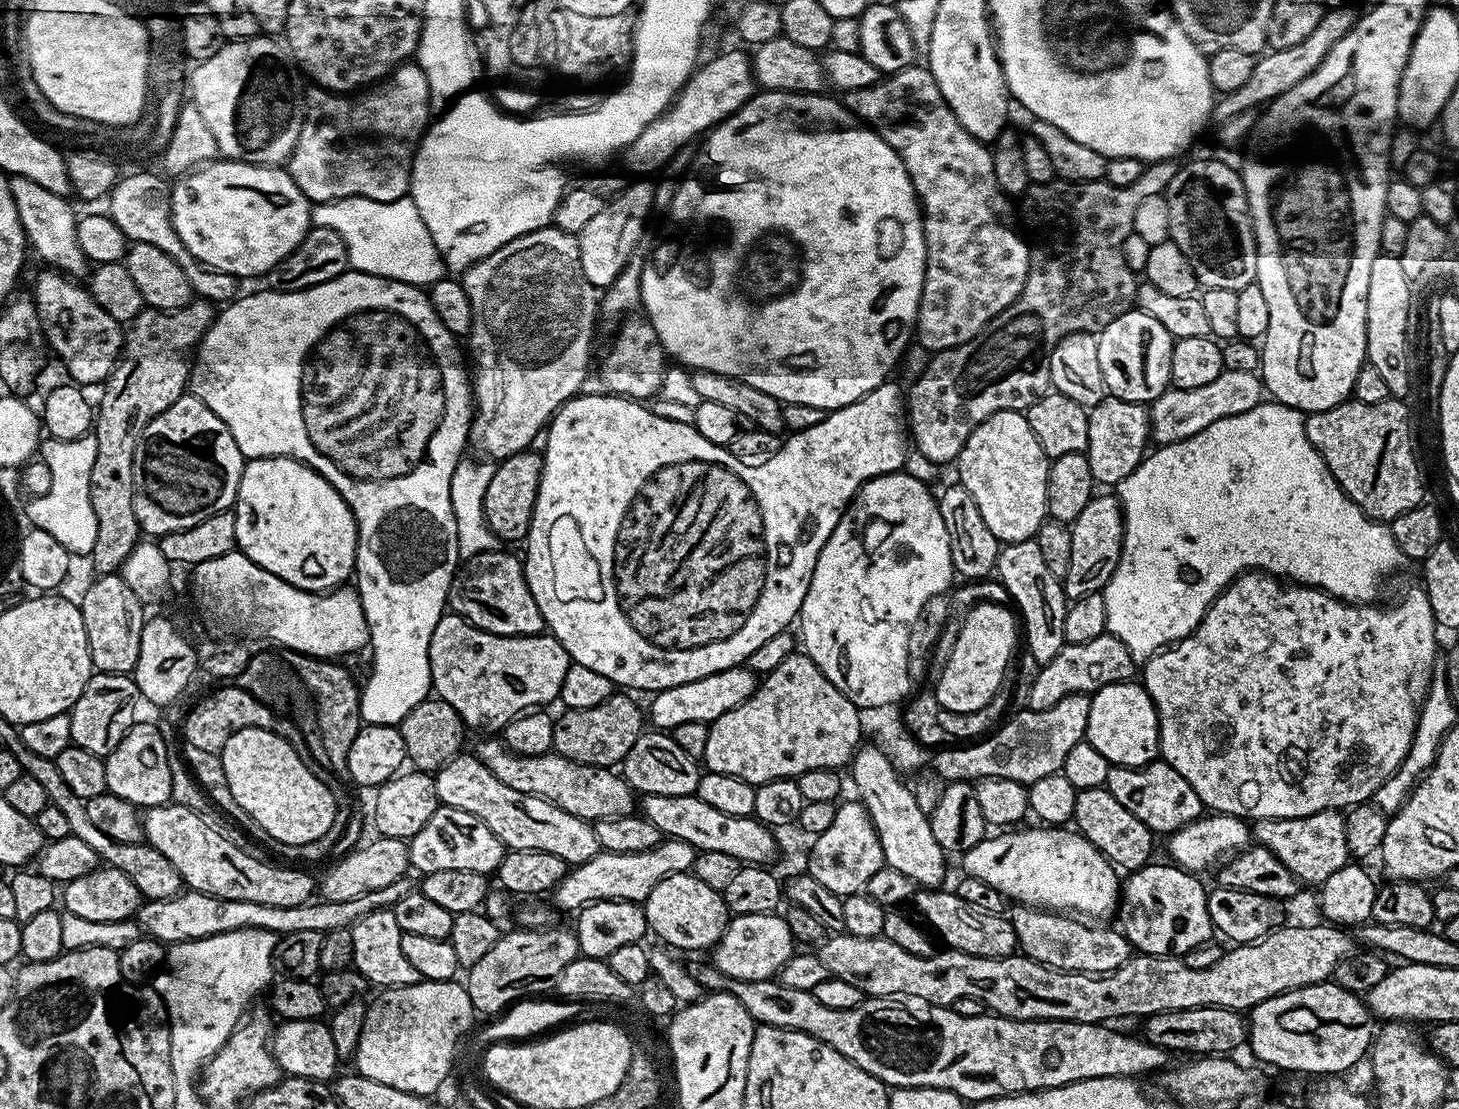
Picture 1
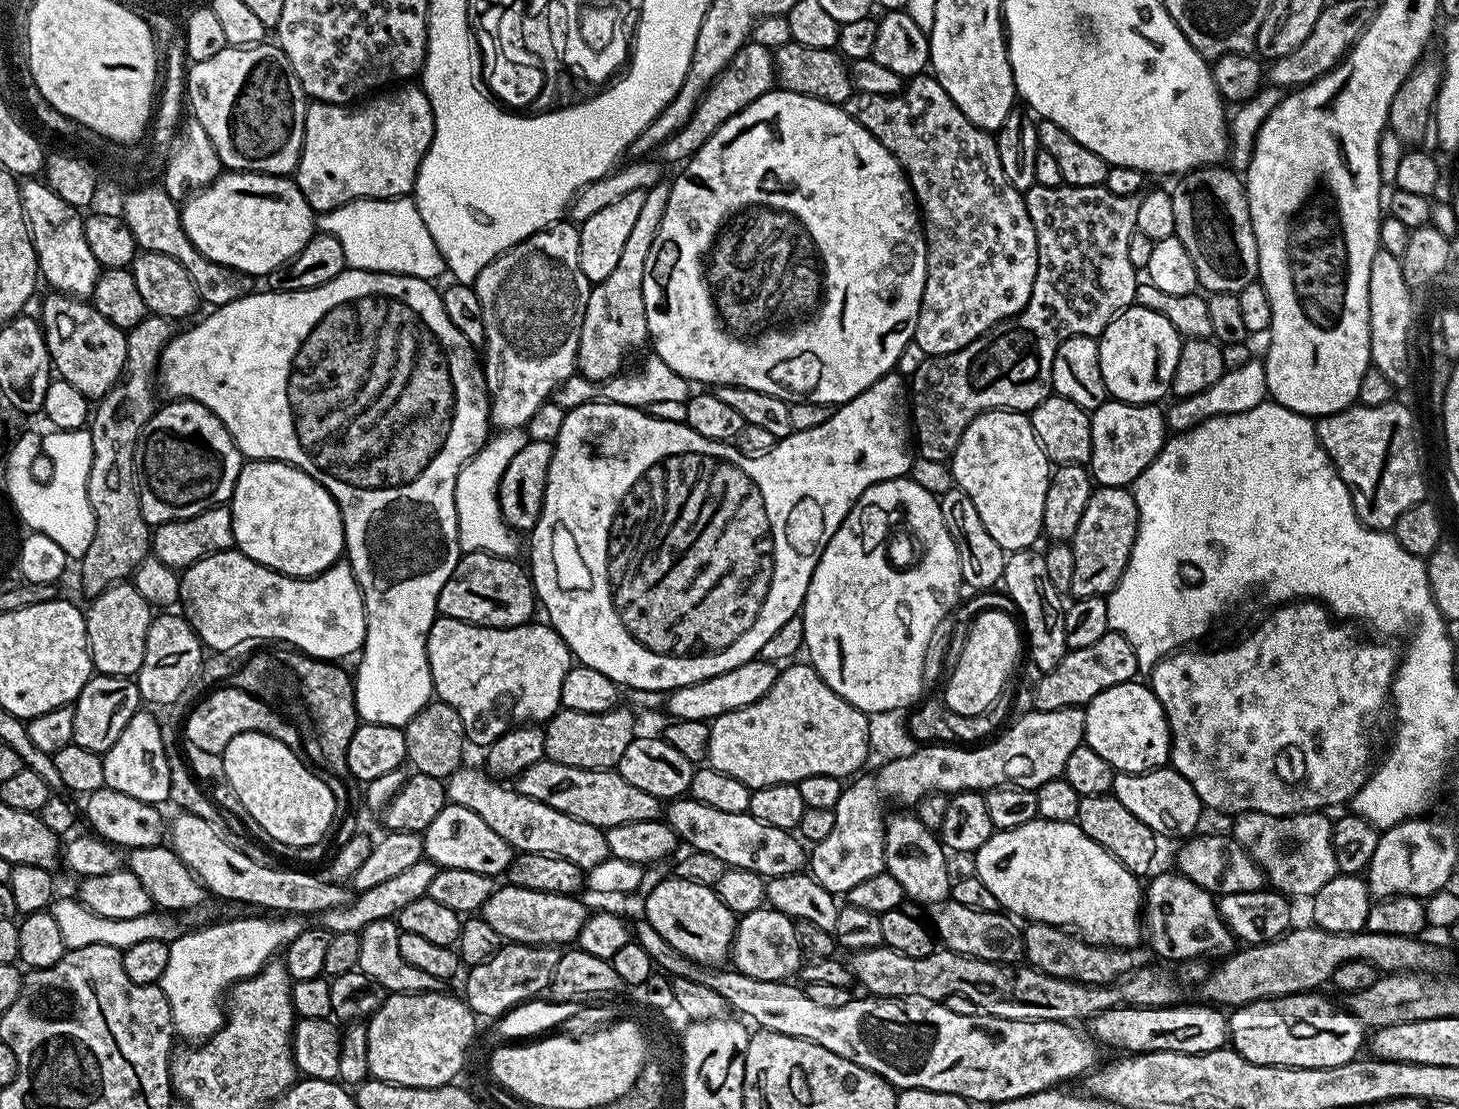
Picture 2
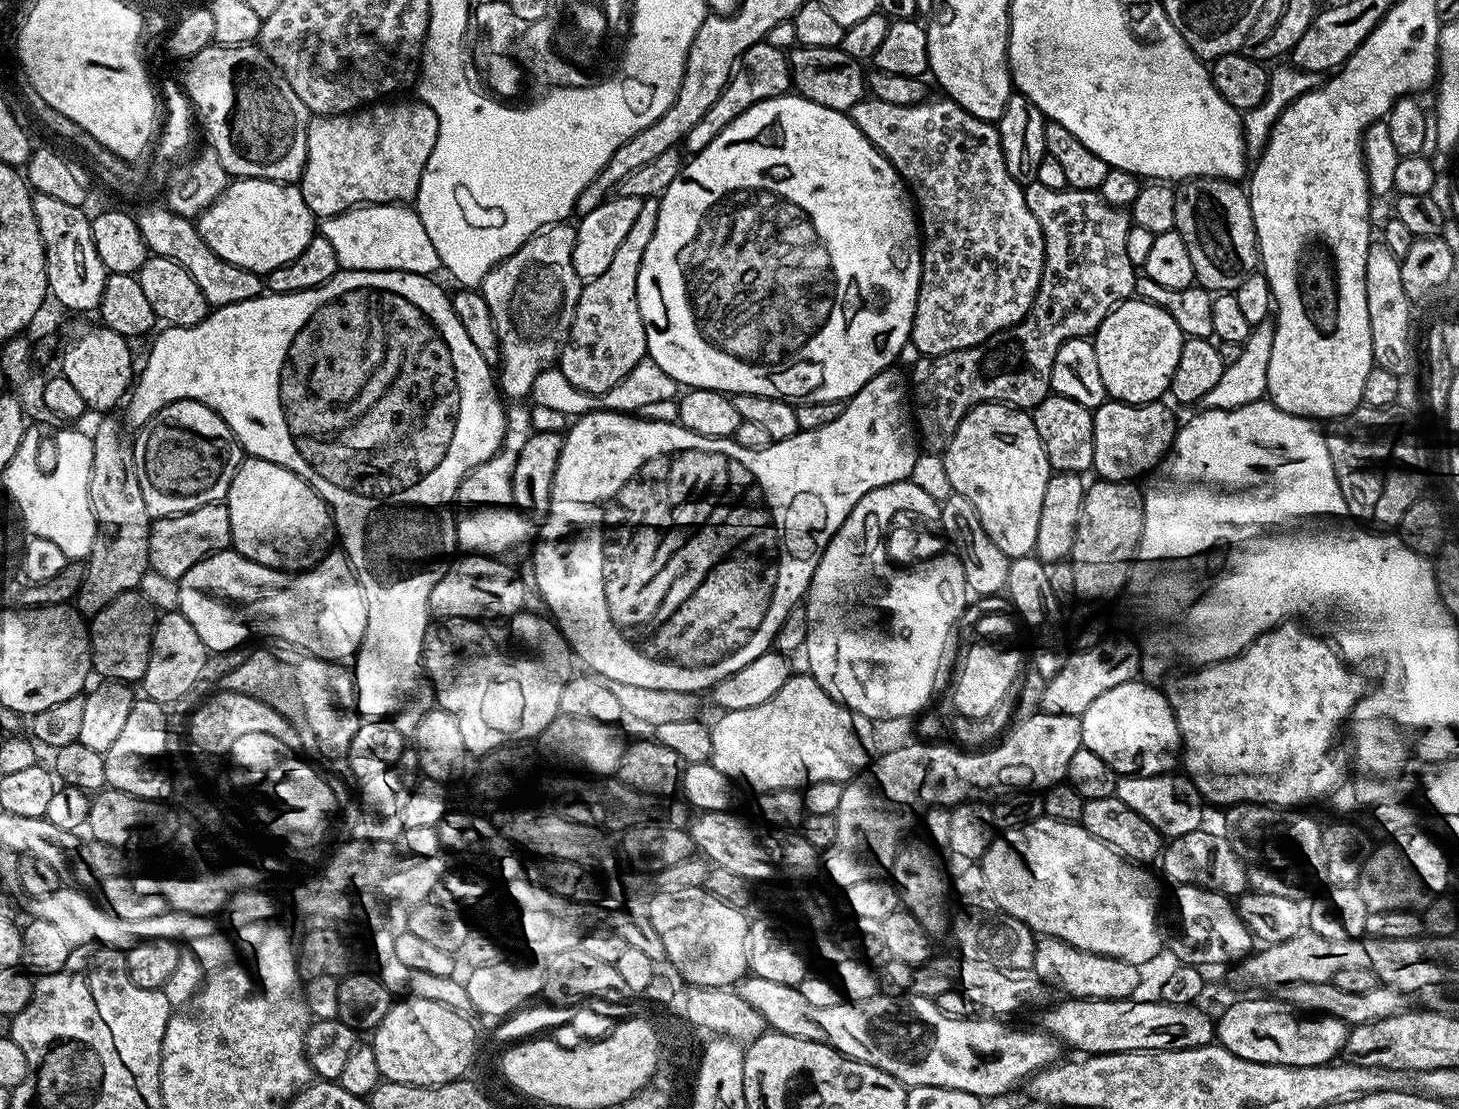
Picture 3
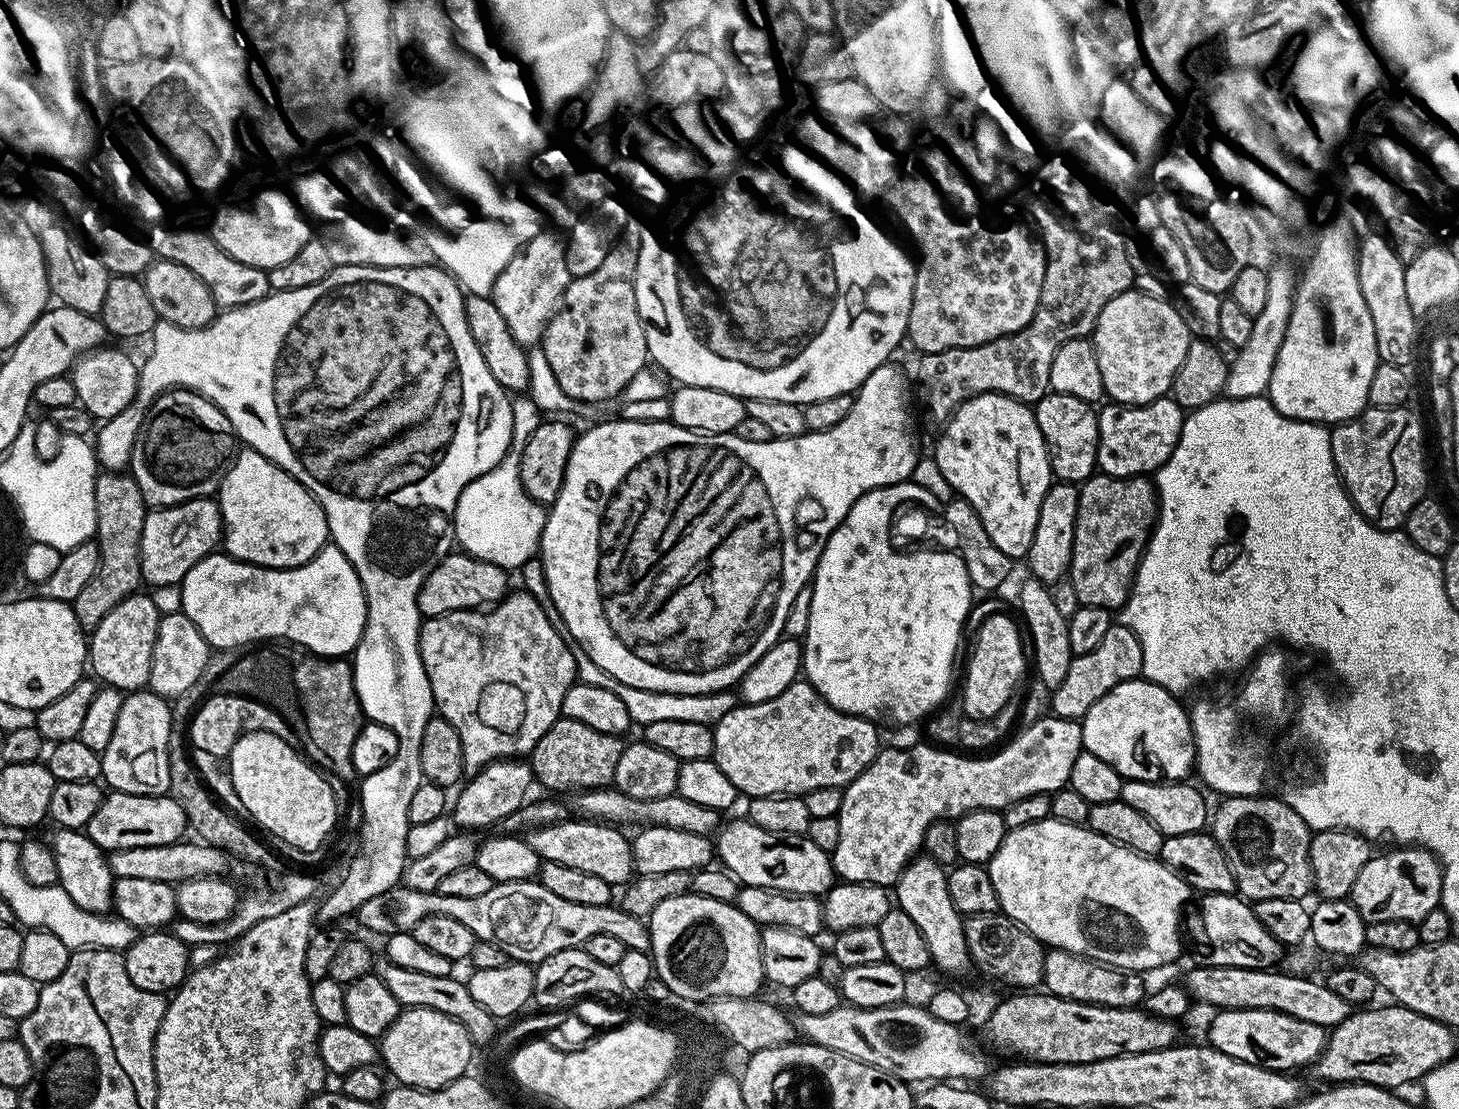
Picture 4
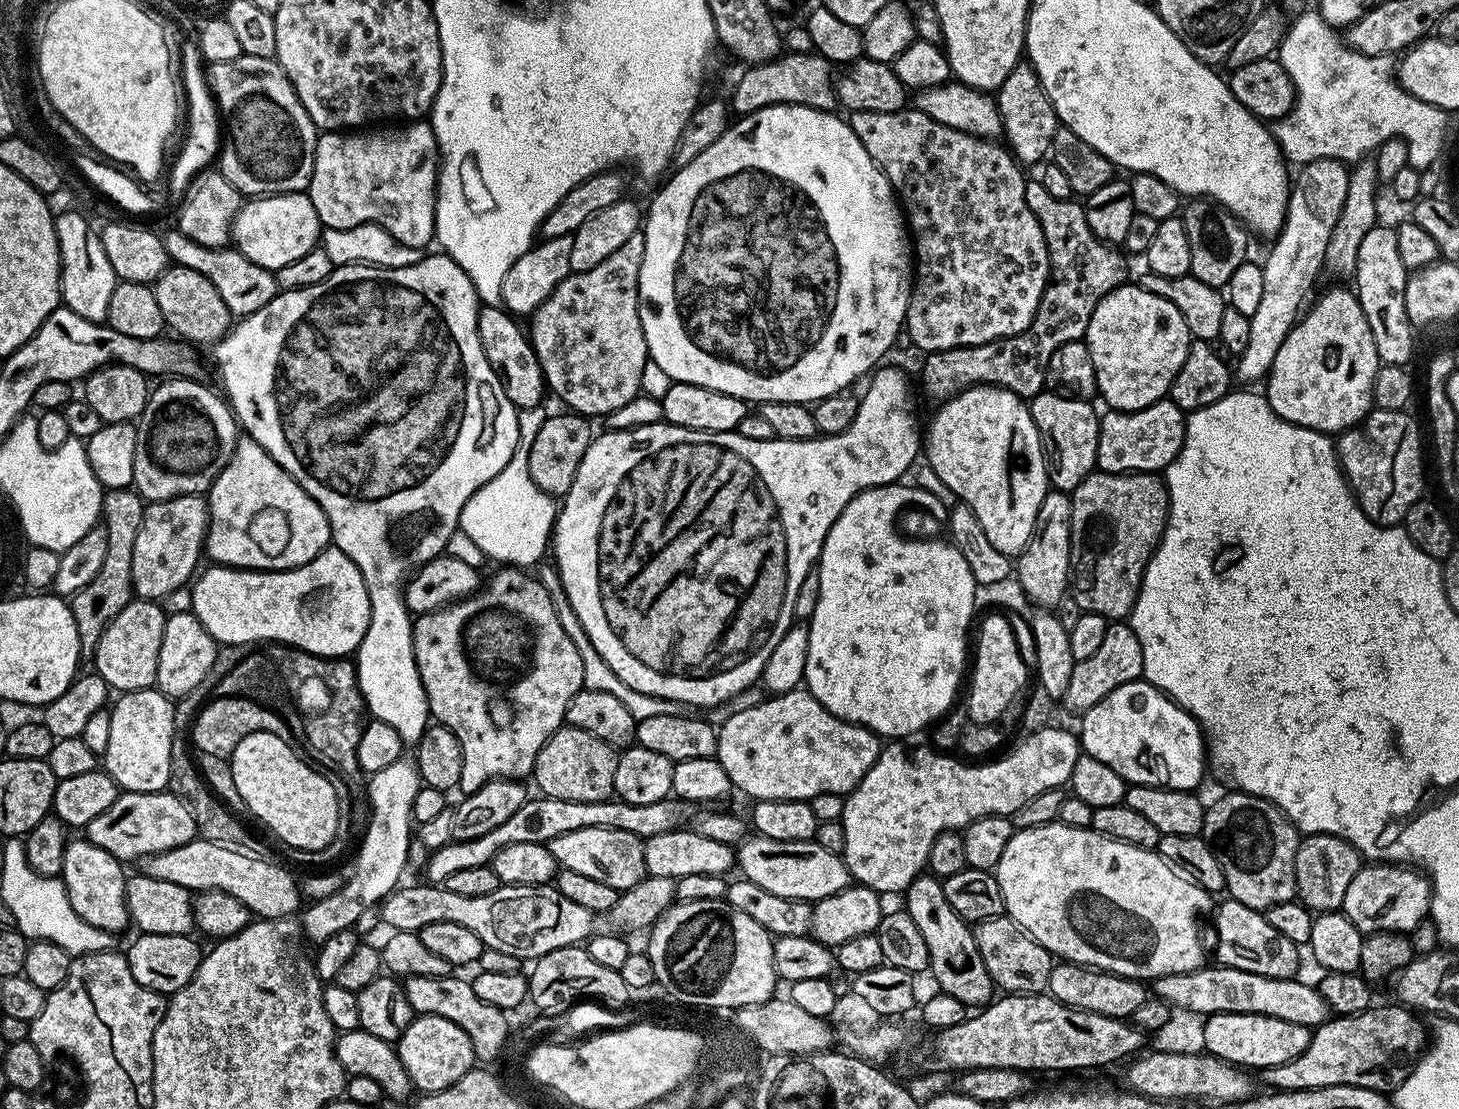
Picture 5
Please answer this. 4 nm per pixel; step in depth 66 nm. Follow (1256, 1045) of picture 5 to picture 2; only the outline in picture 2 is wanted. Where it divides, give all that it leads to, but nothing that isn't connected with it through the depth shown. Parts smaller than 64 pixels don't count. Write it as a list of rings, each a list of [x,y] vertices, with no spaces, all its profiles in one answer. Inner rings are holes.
[[[1319,991],[1296,992],[1292,996],[1274,996],[1270,1000],[1255,1000],[1252,1004],[1245,1004],[1235,1009],[1236,1013],[1228,1016],[1228,1039],[1231,1047],[1236,1049],[1238,1055],[1255,1064],[1277,1064],[1283,1068],[1329,1068],[1330,1066],[1342,1066],[1346,1062],[1357,1059],[1361,1055],[1360,1047],[1366,1044],[1366,1029],[1364,1023],[1358,1017],[1352,1015],[1347,1007],[1335,1004],[1324,996],[1319,996]]]

